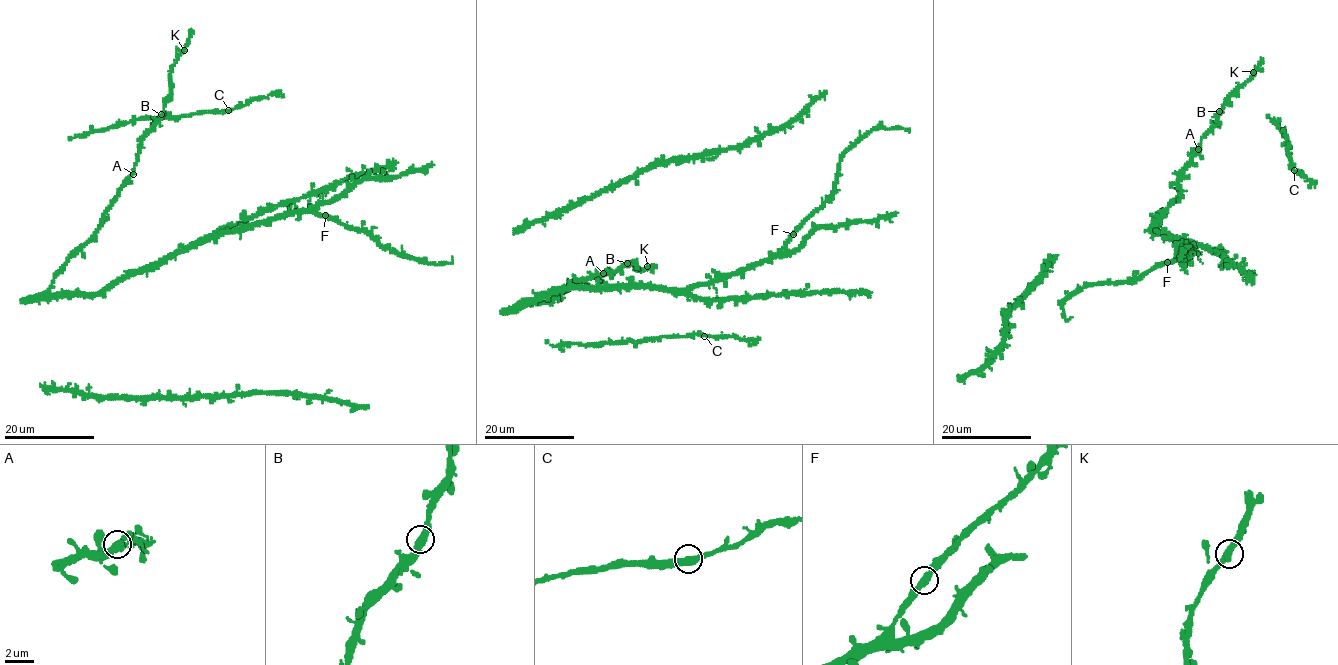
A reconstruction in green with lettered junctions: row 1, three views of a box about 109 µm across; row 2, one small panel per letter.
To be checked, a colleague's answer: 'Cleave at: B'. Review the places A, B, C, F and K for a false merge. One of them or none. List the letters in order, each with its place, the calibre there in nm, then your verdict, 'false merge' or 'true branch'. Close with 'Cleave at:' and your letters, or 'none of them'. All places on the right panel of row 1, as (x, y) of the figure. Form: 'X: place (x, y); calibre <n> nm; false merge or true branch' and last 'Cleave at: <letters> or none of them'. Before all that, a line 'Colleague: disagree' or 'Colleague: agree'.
Colleague: disagree
A: place (1198, 149); calibre 400 nm; true branch
B: place (1219, 111); calibre 420 nm; true branch
C: place (1294, 170); calibre 400 nm; true branch
F: place (1167, 262); calibre 420 nm; true branch
K: place (1253, 72); calibre 420 nm; true branch
Cleave at: none of them

